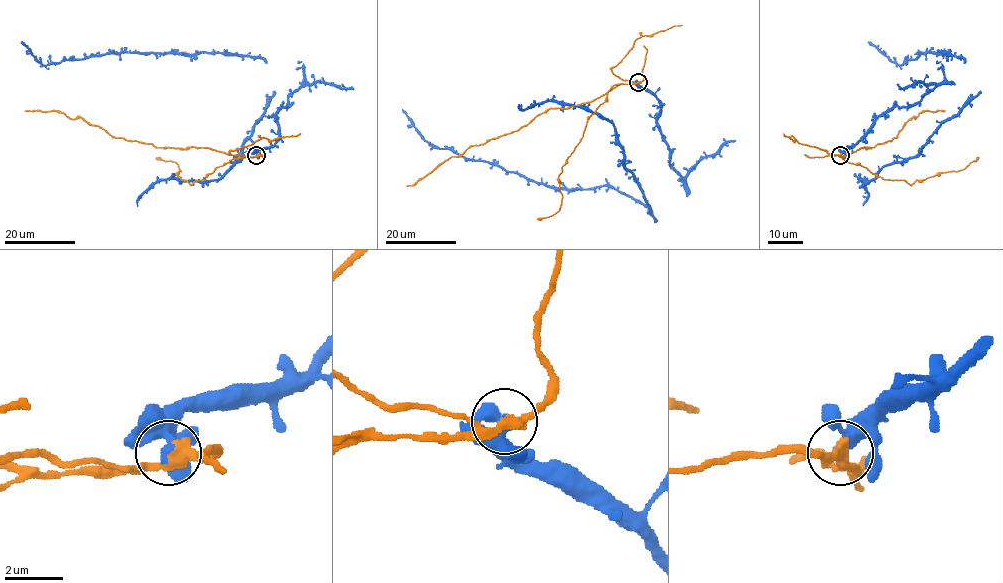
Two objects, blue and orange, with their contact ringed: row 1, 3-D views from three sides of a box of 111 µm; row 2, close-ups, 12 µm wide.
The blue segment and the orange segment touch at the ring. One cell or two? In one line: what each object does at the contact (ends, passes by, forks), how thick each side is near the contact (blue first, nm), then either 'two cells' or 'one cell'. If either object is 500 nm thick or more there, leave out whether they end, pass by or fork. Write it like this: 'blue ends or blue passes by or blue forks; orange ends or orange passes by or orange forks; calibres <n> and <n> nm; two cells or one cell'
blue ends; orange passes by; calibres 340 and 400 nm; two cells

